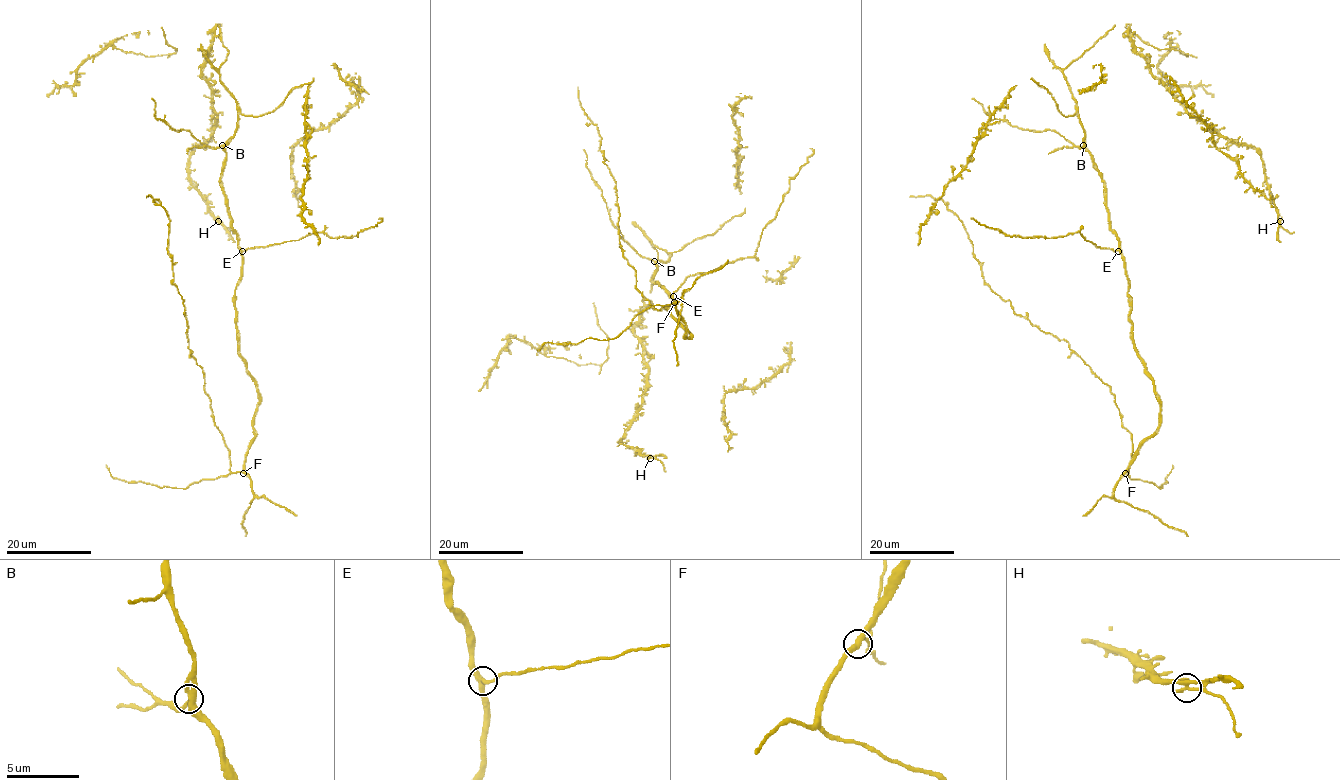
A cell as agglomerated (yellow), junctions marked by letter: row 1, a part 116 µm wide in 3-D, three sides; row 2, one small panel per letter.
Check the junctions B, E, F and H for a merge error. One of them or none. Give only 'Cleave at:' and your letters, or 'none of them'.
Cleave at: H

